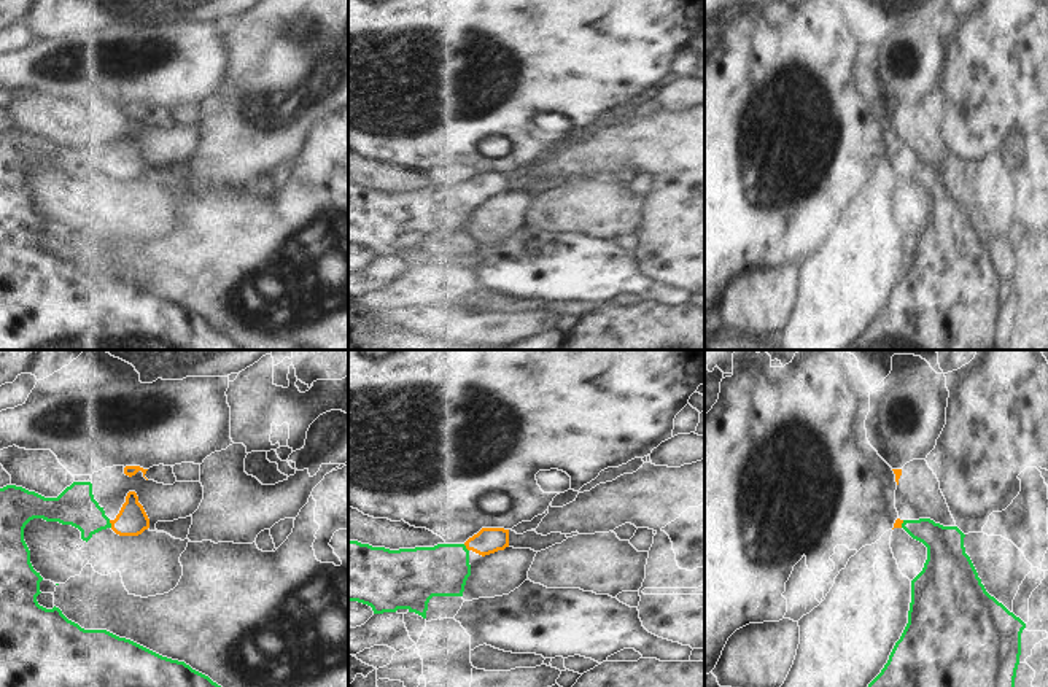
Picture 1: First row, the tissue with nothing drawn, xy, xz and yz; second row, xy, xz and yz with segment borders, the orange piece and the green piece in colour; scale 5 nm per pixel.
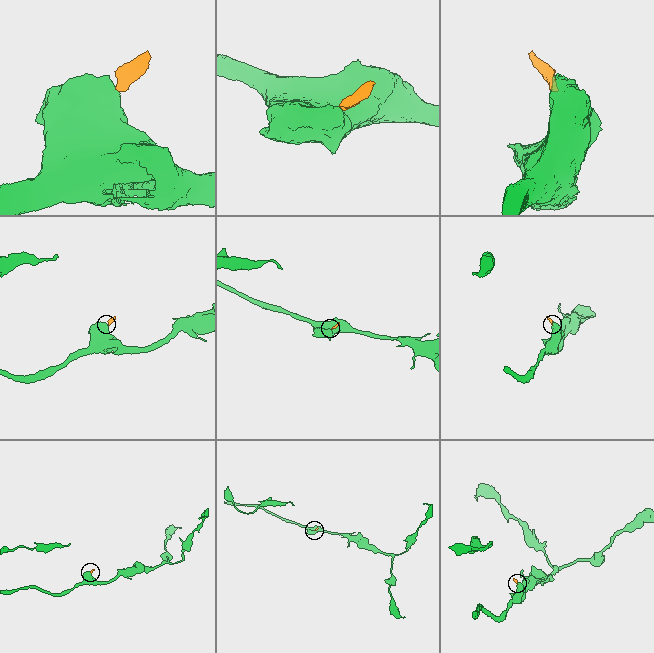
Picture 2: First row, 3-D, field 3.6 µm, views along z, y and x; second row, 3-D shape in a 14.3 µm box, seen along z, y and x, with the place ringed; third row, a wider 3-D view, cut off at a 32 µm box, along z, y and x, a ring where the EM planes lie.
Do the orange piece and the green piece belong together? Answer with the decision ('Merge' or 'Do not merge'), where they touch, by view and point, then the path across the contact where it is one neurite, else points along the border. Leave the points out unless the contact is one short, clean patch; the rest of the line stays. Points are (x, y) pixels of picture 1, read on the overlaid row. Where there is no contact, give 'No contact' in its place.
Merge. Touches orange at xy (110, 522). Path across: xy (132, 520), (110, 522), (94, 520), (75, 506).

